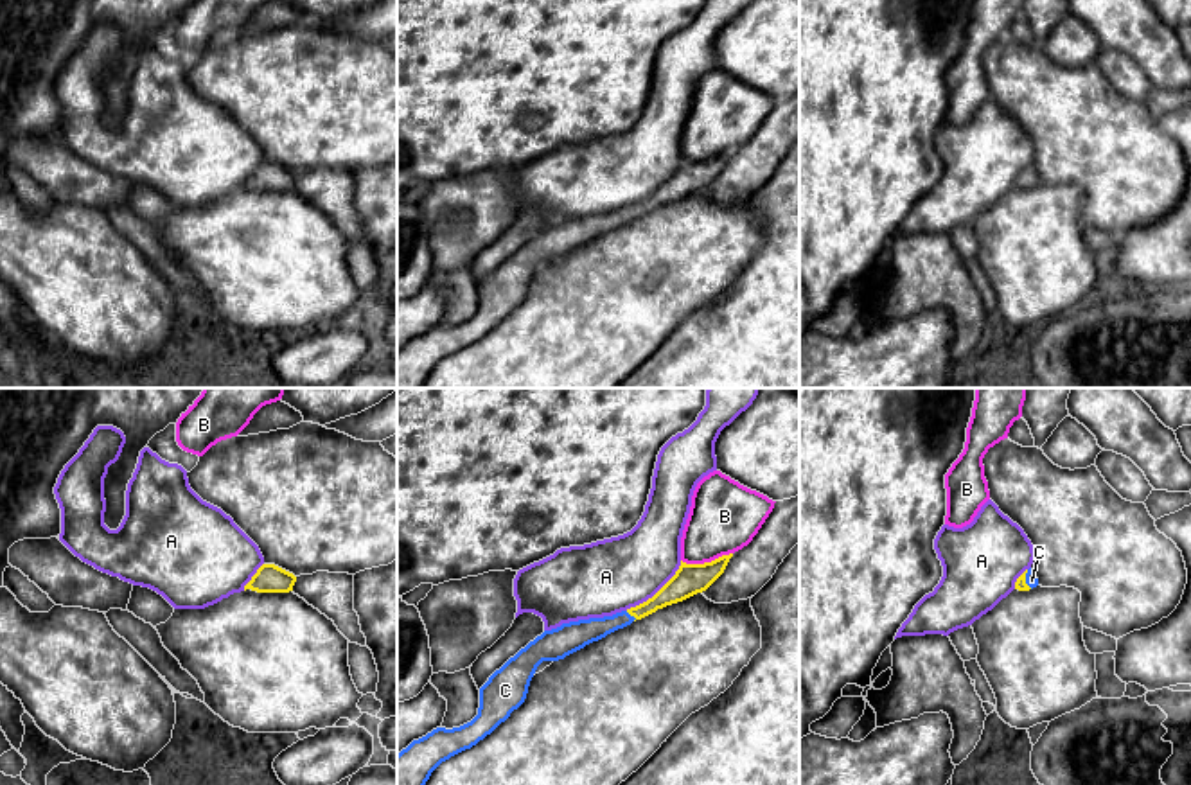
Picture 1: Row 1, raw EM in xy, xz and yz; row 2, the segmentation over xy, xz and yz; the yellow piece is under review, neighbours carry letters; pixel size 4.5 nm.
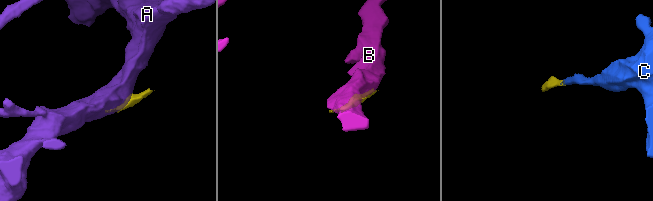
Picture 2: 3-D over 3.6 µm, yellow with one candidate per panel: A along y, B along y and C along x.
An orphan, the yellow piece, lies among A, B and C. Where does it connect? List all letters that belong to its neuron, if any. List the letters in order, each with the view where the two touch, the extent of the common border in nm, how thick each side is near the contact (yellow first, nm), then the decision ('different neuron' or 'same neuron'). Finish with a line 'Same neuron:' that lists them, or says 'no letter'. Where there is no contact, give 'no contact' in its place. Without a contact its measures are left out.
A: xz | 340 nm | 140/340 nm | different neuron
B: xz | 240 nm | 140/320 nm | different neuron
C: xz | 70 nm | 120/120 nm | same neuron
Same neuron: C

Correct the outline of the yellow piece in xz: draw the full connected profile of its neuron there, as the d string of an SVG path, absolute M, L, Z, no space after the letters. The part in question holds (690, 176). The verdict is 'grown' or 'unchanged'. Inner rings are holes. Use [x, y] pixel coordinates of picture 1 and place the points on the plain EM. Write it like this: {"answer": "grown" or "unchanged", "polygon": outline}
{"answer": "grown", "polygon": "M733 151L722 153L704 162L681 158L675 172L647 199L613 214L569 219L544 228L480 286L478 313L471 320L453 327L437 325L397 352L397 388L422 388L442 359L471 347L505 320L525 300L530 278L543 259L564 257L634 217L706 189L724 171L731 154Z"}

